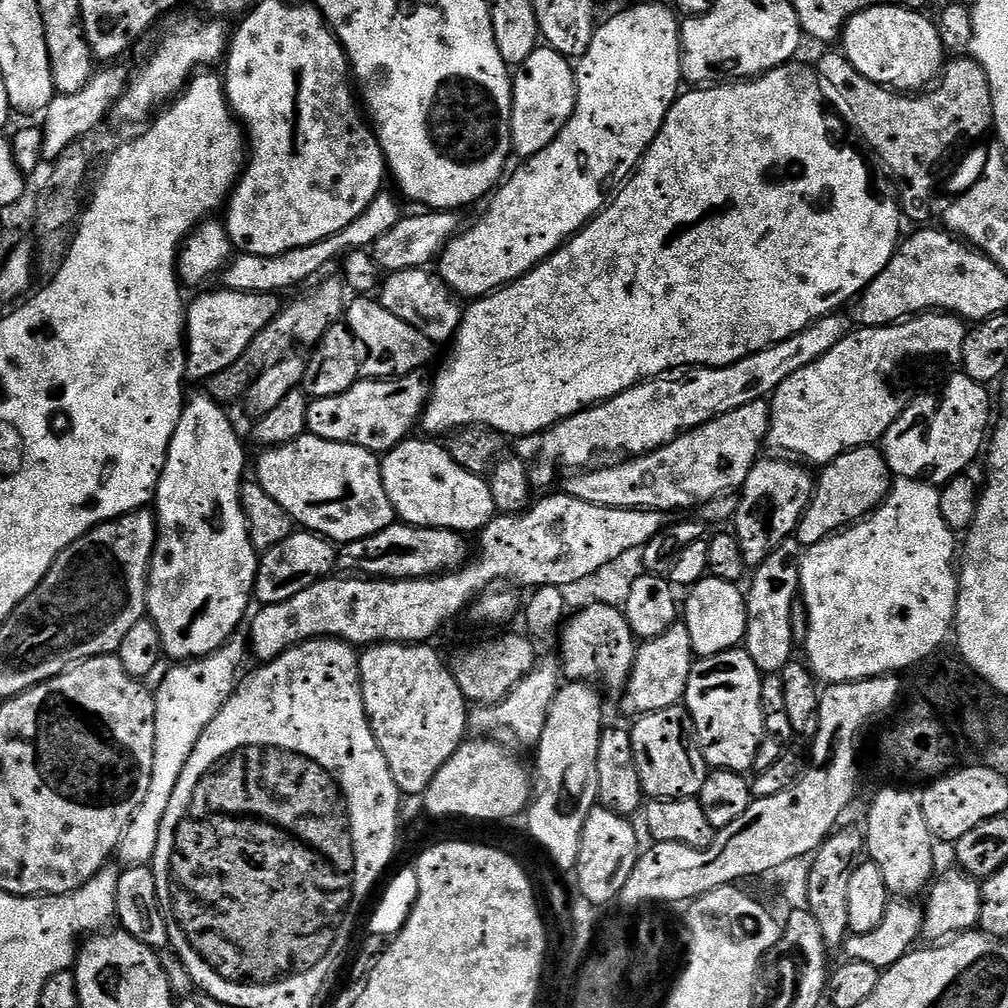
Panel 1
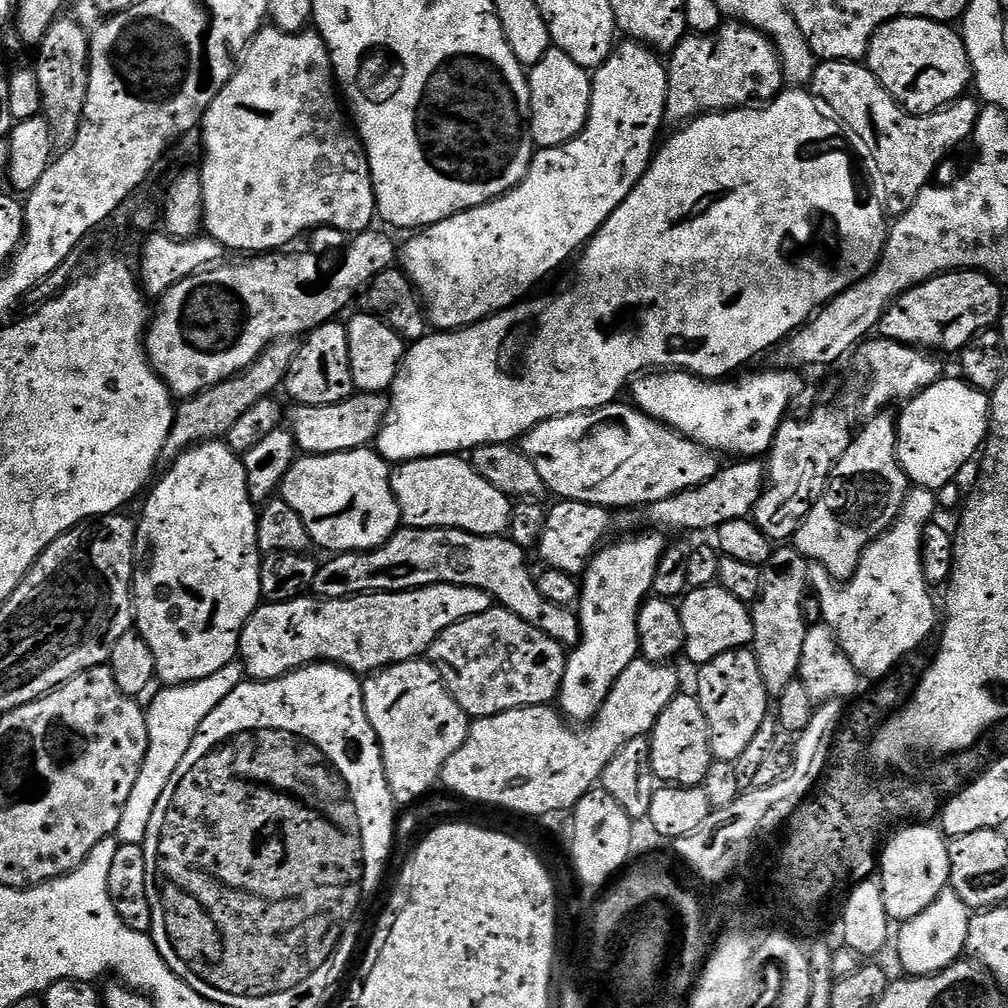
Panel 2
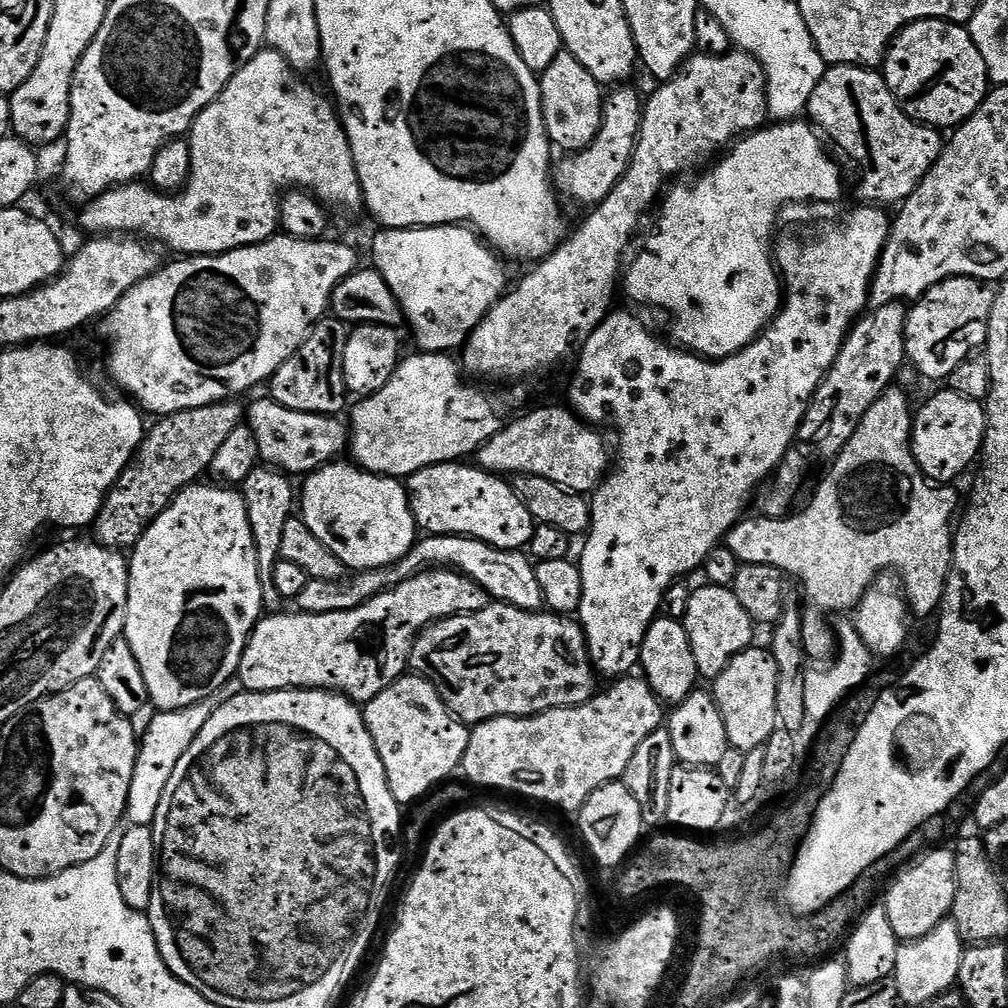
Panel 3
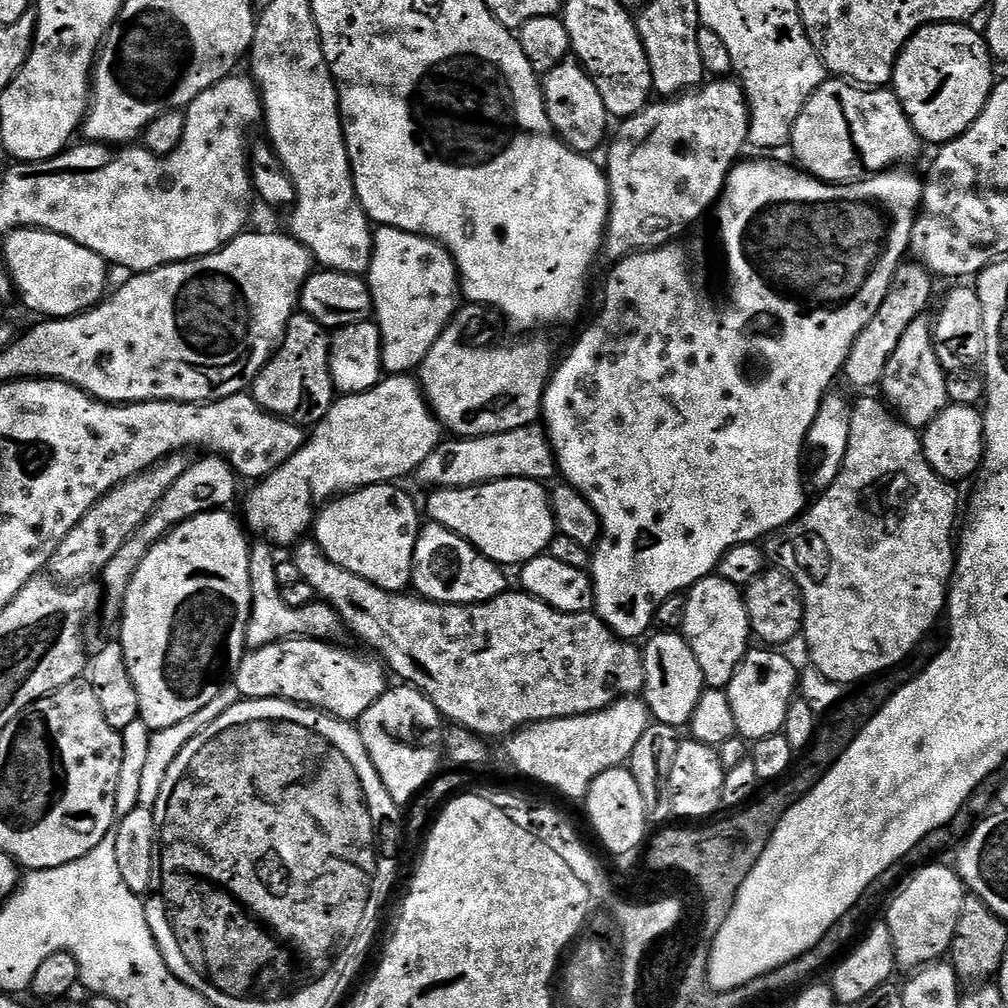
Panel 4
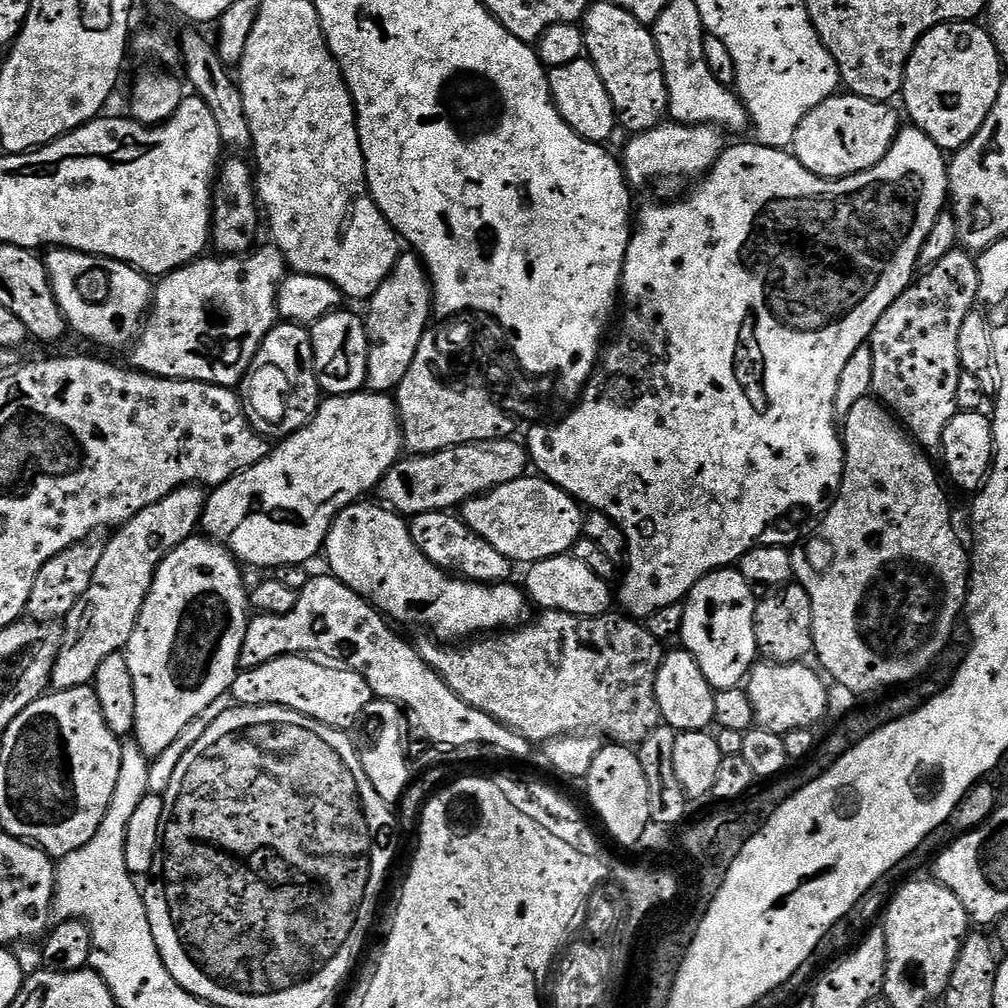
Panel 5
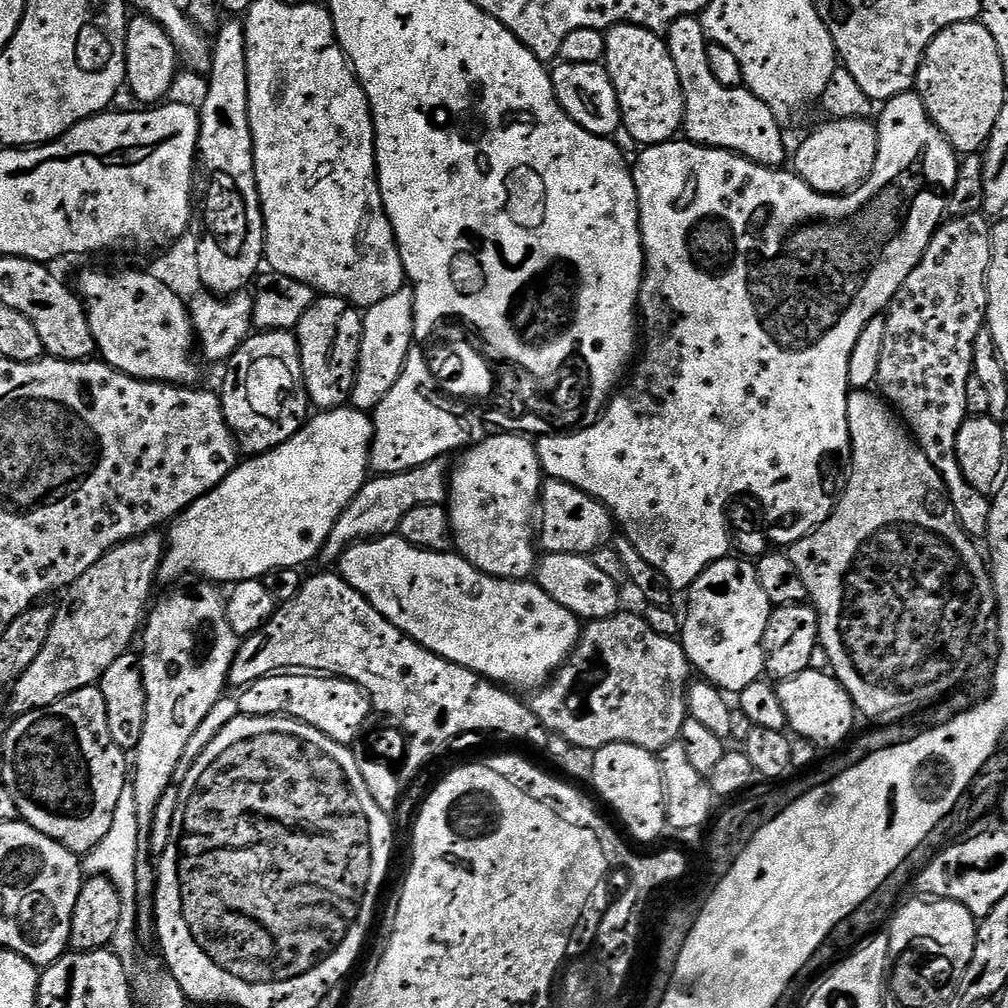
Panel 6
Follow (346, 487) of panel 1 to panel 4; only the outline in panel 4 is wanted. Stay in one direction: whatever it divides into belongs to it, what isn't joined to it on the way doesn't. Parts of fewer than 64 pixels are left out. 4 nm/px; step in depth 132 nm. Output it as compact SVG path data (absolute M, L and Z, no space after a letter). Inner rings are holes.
M375 484L337 495L319 509L314 539L330 562L350 570L350 574L358 574L358 578L366 578L366 582L382 590L403 593L412 583L412 563L422 527L422 512L396 487L400 486Z

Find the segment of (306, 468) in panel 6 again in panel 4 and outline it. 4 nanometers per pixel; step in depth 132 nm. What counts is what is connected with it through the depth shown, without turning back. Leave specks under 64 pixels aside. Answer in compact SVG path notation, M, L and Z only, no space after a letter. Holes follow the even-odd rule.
M392 374L381 379L369 392L353 392L333 399L324 419L311 429L303 446L278 470L264 477L244 500L244 516L247 527L265 536L273 545L292 546L313 527L318 510L337 494L355 492L358 488L369 488L375 484L391 484L399 476L411 477L416 468L442 443L442 425L428 407L428 401L417 381L408 374Z

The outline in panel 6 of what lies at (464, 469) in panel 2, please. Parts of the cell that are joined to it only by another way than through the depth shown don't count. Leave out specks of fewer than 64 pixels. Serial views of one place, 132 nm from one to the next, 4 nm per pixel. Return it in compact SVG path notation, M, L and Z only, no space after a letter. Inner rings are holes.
M545 479L538 505L538 544L545 553L590 554L595 548L605 547L613 536L612 511L605 504L566 482Z

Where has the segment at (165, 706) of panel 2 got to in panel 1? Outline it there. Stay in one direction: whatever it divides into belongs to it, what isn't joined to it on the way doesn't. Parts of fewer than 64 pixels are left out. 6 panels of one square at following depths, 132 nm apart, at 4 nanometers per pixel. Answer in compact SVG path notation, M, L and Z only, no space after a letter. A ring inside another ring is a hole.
M237 630L217 652L203 656L200 660L177 663L164 676L160 689L155 689L156 721L154 722L154 774L150 774L150 790L142 798L142 806L134 810L122 838L118 842L114 856L121 865L130 868L142 868L151 865L154 850L158 846L158 830L162 830L162 817L166 806L170 806L170 797L186 762L194 750L205 726L222 710L222 706L236 691L238 676L236 671L240 663L250 652L248 637Z

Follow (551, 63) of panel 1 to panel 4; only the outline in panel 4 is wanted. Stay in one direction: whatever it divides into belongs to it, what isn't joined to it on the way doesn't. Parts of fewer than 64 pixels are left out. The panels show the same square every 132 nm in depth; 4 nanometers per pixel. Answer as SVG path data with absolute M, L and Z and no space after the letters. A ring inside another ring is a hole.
M572 58L562 61L543 77L542 91L552 129L569 148L573 148L575 152L592 154L600 143L605 143L610 123L606 102L602 102L602 94L598 94L598 86L594 86L583 64Z

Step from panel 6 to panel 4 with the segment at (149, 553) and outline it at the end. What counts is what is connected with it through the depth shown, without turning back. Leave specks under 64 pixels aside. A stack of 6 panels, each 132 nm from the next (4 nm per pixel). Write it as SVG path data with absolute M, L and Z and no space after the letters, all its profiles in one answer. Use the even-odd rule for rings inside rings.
M208 454L203 458L205 460L200 460L197 464L196 461L189 463L186 474L182 474L182 478L178 478L178 482L174 482L174 486L170 486L170 490L166 490L162 502L158 502L158 506L146 518L146 522L104 567L102 588L106 593L106 599L102 604L102 616L105 616L106 619L113 620L113 622L121 619L124 599L128 593L130 582L134 578L138 566L142 566L142 558L146 558L146 554L156 543L164 539L172 529L177 528L182 522L186 522L198 514L227 509L228 503L235 498L236 480L238 481L236 469L228 463L225 457Z

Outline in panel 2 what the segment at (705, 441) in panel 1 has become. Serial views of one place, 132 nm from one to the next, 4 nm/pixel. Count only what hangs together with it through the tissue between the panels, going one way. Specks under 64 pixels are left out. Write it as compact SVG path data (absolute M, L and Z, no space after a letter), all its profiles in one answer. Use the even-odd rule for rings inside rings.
M613 402L595 408L592 412L575 412L550 418L520 437L520 451L534 462L549 493L553 492L560 500L577 500L583 504L617 510L616 508L632 508L635 504L647 506L662 502L662 498L670 498L698 487L718 475L722 462L717 453L687 440L681 432L674 431L667 424L651 420L645 412L637 410L631 403L620 403Z

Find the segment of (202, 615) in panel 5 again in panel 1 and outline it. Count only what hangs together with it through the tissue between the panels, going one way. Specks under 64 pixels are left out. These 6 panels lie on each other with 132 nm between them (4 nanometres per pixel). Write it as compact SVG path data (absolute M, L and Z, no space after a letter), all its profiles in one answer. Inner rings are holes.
M201 394L187 401L184 405L184 413L180 415L178 426L174 430L174 438L170 438L170 450L164 463L164 469L160 475L160 481L154 493L154 515L156 518L156 545L152 551L152 561L148 564L148 607L147 619L158 626L158 634L162 640L165 657L172 662L187 662L200 660L223 646L229 638L241 627L240 623L249 615L248 603L251 605L256 591L256 571L260 565L260 556L255 546L250 542L246 514L240 505L240 485L245 483L244 476L244 444L232 425L232 420L227 416L225 409L217 400L213 400L207 394Z

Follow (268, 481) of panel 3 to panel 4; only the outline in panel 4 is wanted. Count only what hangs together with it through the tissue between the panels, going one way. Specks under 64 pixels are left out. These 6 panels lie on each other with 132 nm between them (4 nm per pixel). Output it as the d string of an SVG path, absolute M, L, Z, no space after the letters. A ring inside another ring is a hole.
M271 547L251 549L250 578L252 579L252 613L248 619L246 645L249 649L277 644L279 640L326 640L331 641L342 629L339 613L327 602L313 602L304 608L286 606L281 589L276 583L275 571L268 572L264 567L271 565Z

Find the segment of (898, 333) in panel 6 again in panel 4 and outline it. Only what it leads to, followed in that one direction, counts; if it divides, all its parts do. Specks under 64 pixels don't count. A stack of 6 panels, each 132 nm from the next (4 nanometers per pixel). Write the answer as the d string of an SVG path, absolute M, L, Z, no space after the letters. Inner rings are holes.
M921 318L910 324L906 334L902 334L902 342L898 342L897 349L890 356L886 364L884 376L879 387L884 388L883 399L887 401L893 412L910 427L923 430L938 413L948 407L950 401L946 394L946 378L942 362L938 358L936 338L931 323Z

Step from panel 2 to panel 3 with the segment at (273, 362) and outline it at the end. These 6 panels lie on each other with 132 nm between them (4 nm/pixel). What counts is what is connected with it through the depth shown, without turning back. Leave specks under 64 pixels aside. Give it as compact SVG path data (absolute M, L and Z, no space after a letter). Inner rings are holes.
M239 399L219 400L210 406L198 406L187 408L181 412L175 412L169 416L161 416L155 422L156 425L147 429L144 443L136 451L135 457L128 469L118 478L116 484L110 489L104 498L104 505L96 515L94 529L96 528L95 543L117 550L131 550L142 538L142 534L166 510L172 505L172 499L189 484L197 483L203 472L207 473L214 462L214 454L222 447L222 442L234 434L234 430L241 427L246 420L245 405Z

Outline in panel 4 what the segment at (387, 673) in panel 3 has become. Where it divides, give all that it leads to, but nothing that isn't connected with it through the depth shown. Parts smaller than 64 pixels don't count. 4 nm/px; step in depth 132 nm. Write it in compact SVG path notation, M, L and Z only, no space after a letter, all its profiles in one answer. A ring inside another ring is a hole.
M428 522L420 529L416 540L416 557L412 563L412 583L415 595L433 604L485 604L509 587L505 569L486 558L474 545L446 526ZM299 638L279 640L277 644L254 648L245 654L236 671L234 686L245 700L291 700L293 704L318 708L321 712L338 717L339 720L356 722L386 691L386 683L384 684L386 668L379 659L376 660L371 660L368 656L359 656L348 648L339 648L336 642Z

